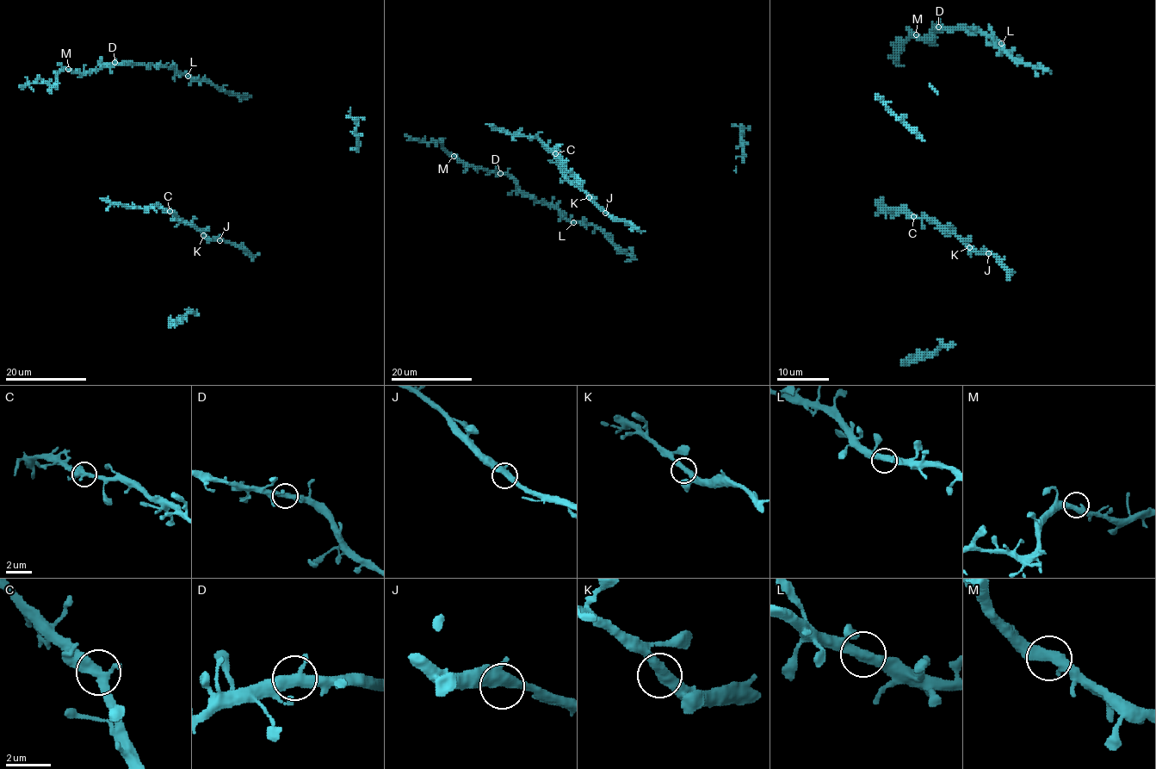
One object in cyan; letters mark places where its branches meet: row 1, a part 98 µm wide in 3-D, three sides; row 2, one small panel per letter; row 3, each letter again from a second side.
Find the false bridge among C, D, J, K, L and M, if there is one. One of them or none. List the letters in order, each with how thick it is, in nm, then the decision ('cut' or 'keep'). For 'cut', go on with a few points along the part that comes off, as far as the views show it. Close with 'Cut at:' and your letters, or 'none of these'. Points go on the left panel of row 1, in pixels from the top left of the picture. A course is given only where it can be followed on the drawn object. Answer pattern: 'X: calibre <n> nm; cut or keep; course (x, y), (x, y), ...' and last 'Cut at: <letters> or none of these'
C: calibre 440 nm; keep
D: calibre 440 nm; keep
J: calibre 400 nm; keep
K: calibre 440 nm; keep
L: calibre 440 nm; keep
M: calibre 480 nm; keep
Cut at: none of these

